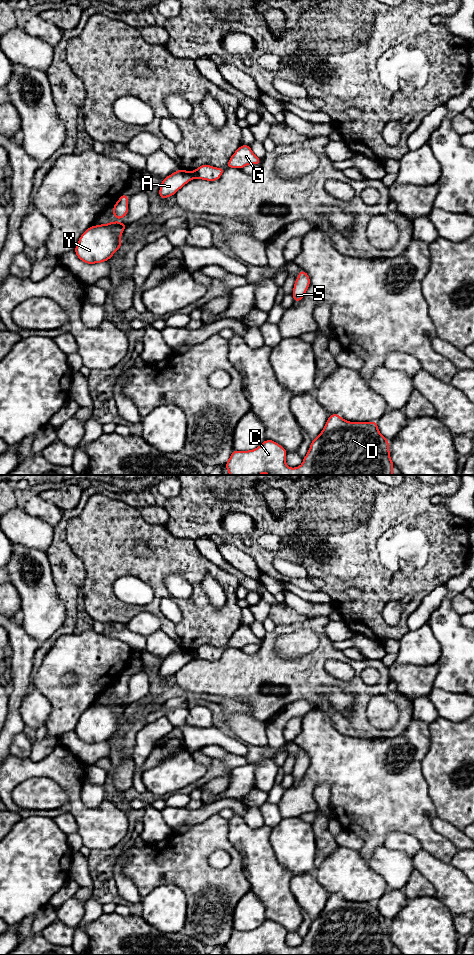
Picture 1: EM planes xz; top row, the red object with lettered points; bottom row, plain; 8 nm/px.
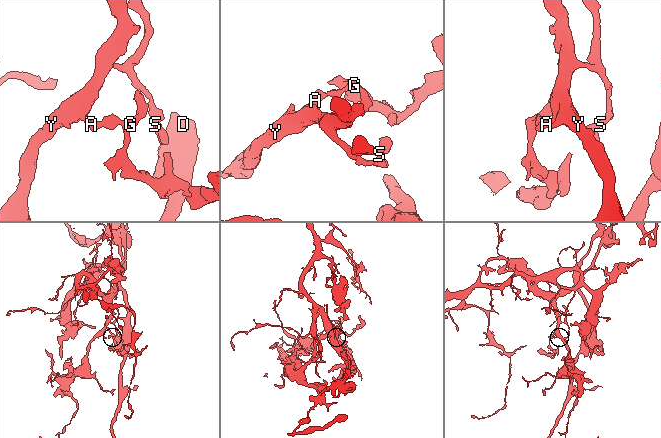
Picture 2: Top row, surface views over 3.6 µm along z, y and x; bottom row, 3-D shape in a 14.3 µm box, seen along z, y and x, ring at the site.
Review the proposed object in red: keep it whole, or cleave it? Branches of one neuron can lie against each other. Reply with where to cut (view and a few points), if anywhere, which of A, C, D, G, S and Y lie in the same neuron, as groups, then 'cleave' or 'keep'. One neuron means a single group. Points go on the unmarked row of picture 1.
cut in xz along (192, 652), (194, 657); A C D S Y / G; cleave

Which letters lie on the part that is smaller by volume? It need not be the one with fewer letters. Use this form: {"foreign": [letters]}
{"foreign": ["G"]}

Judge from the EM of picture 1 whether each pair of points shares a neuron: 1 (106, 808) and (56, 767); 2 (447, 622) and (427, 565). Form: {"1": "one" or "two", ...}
{"1": "one", "2": "two"}

